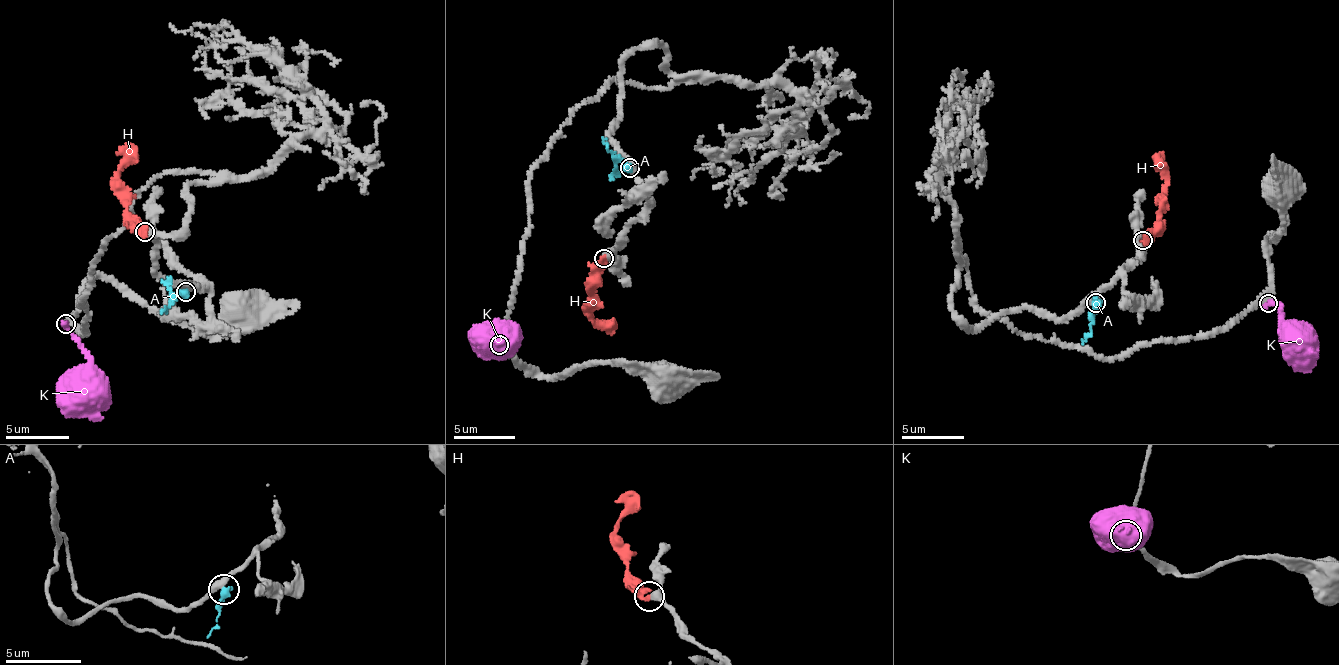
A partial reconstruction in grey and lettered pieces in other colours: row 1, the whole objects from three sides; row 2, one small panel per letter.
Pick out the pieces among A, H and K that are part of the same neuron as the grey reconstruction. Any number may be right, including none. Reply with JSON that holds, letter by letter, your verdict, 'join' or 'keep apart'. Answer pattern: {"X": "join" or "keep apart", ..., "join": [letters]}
{"A": "keep apart", "H": "join", "K": "keep apart", "join": ["H"]}

